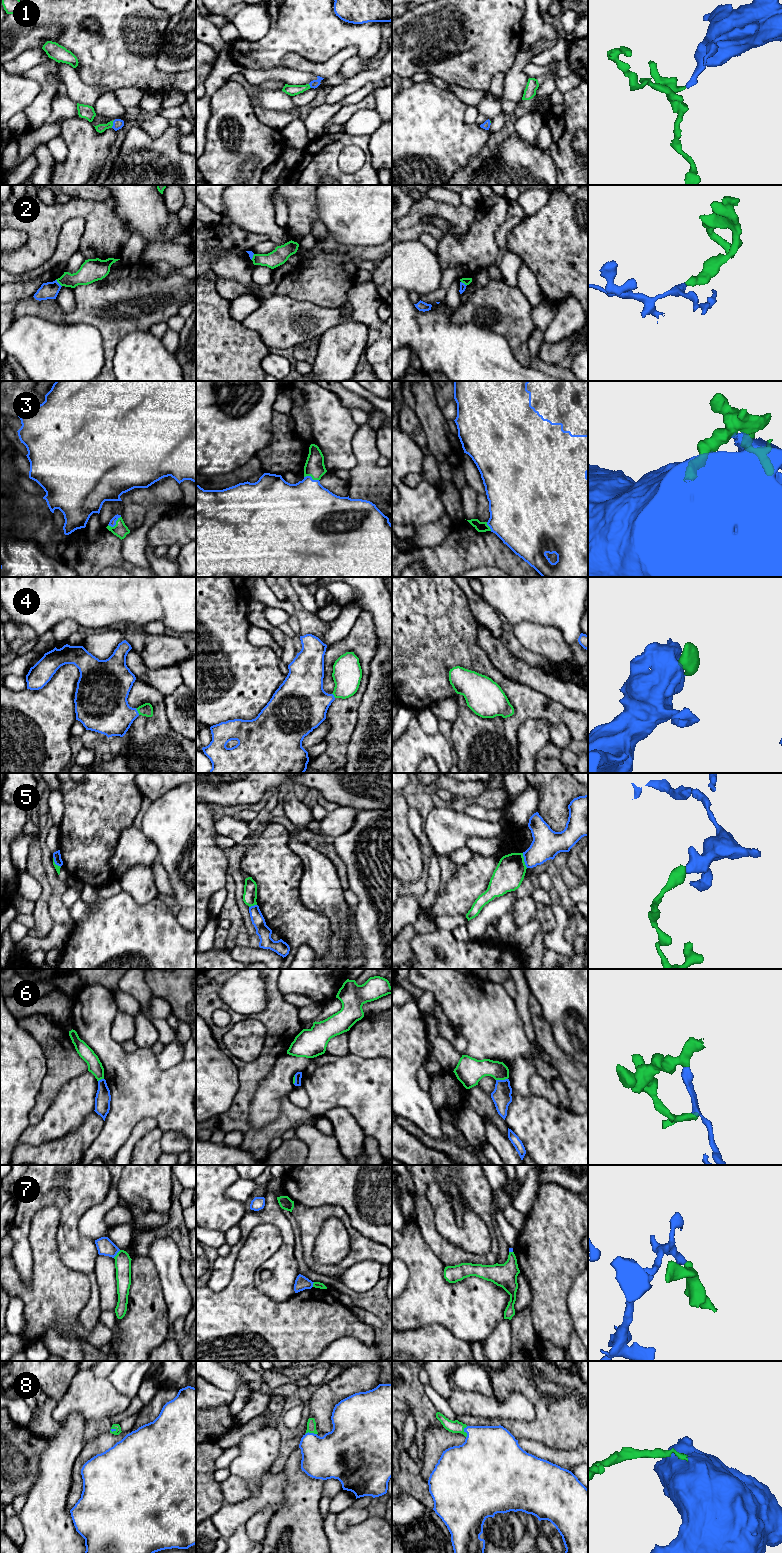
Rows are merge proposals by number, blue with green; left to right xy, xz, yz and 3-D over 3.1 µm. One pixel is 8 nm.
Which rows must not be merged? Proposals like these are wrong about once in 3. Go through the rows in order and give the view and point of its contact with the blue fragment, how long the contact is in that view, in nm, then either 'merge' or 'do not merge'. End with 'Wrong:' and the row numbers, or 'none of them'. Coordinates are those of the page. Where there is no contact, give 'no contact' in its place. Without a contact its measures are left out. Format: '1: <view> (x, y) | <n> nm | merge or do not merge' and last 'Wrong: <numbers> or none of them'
1: xy (113, 124) | 70 nm | merge
2: xy (58, 283) | 80 nm | do not merge
3: xy (115, 524) | 130 nm | merge
4: xy (137, 711) | 70 nm | merge
5: yz (524, 860) | 130 nm | do not merge
6: yz (501, 1080) | 100 nm | do not merge
7: xy (116, 1254) | 90 nm | do not merge
8: yz (465, 1431) | 100 nm | merge
Wrong: 2, 5, 6, 7

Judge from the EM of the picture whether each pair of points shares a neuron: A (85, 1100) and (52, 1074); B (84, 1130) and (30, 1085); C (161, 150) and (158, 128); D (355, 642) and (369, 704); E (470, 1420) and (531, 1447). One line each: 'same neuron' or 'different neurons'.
A: different neurons
B: different neurons
C: different neurons
D: different neurons
E: different neurons

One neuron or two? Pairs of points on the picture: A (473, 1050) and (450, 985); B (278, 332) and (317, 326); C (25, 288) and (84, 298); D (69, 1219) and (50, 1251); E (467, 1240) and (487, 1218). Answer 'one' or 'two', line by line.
A: one
B: one
C: two
D: two
E: two

